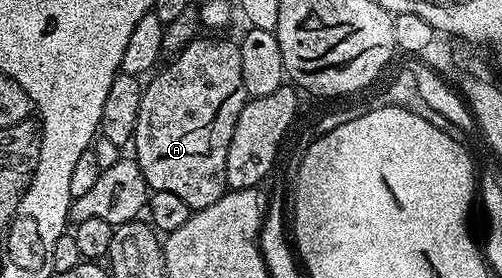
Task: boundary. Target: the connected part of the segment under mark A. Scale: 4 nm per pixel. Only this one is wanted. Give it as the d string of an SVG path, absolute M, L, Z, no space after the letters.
M221 35L209 36L213 37L196 36L181 50L172 54L148 78L149 85L147 81L141 94L139 119L135 123L131 142L135 160L139 163L143 179L149 184L150 190L172 191L193 211L211 207L211 203L215 203L227 192L225 184L227 151L231 147L231 135L235 131L239 111L243 111L247 100L243 87L240 44L236 40L224 41L219 37Z

